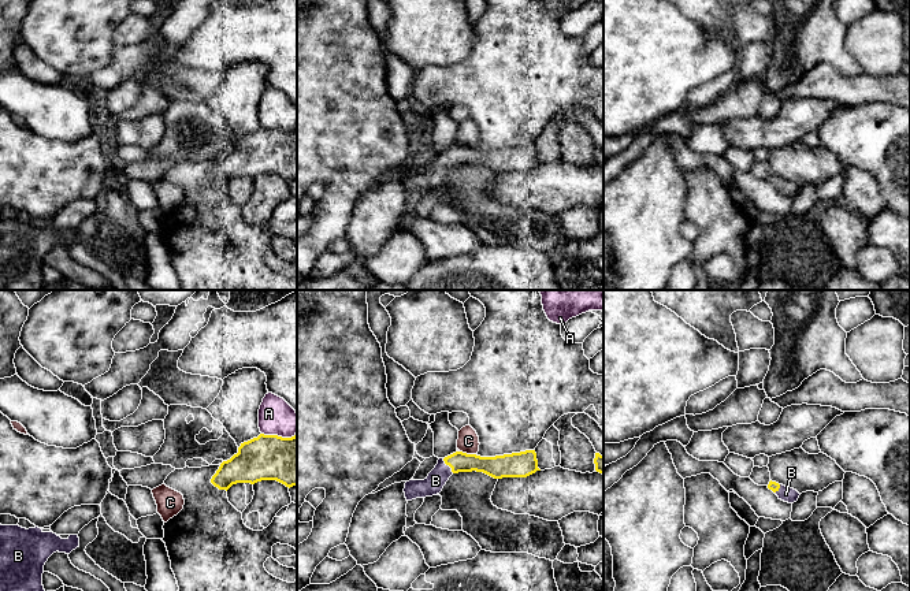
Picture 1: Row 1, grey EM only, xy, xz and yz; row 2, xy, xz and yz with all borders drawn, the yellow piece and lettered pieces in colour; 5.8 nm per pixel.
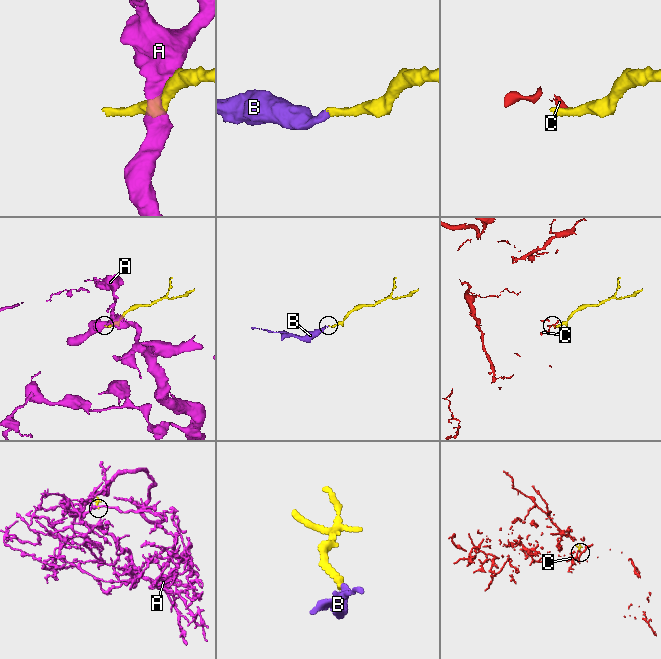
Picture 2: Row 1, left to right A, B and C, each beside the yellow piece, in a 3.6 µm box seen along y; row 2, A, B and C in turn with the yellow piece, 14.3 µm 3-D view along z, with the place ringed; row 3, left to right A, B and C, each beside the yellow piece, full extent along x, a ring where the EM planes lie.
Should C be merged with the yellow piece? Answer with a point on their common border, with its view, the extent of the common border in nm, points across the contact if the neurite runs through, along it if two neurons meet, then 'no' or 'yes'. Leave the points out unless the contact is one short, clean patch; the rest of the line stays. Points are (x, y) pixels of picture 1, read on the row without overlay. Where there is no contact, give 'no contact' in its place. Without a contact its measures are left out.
xz (468, 148) | 100 nm | no

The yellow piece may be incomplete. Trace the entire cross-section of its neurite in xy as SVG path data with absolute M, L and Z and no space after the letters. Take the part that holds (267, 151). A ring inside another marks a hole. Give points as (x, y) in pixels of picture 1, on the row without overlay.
M297 126L291 131L260 127L241 137L238 146L220 157L211 176L227 185L237 176L261 174L276 174L289 182L297 179Z

